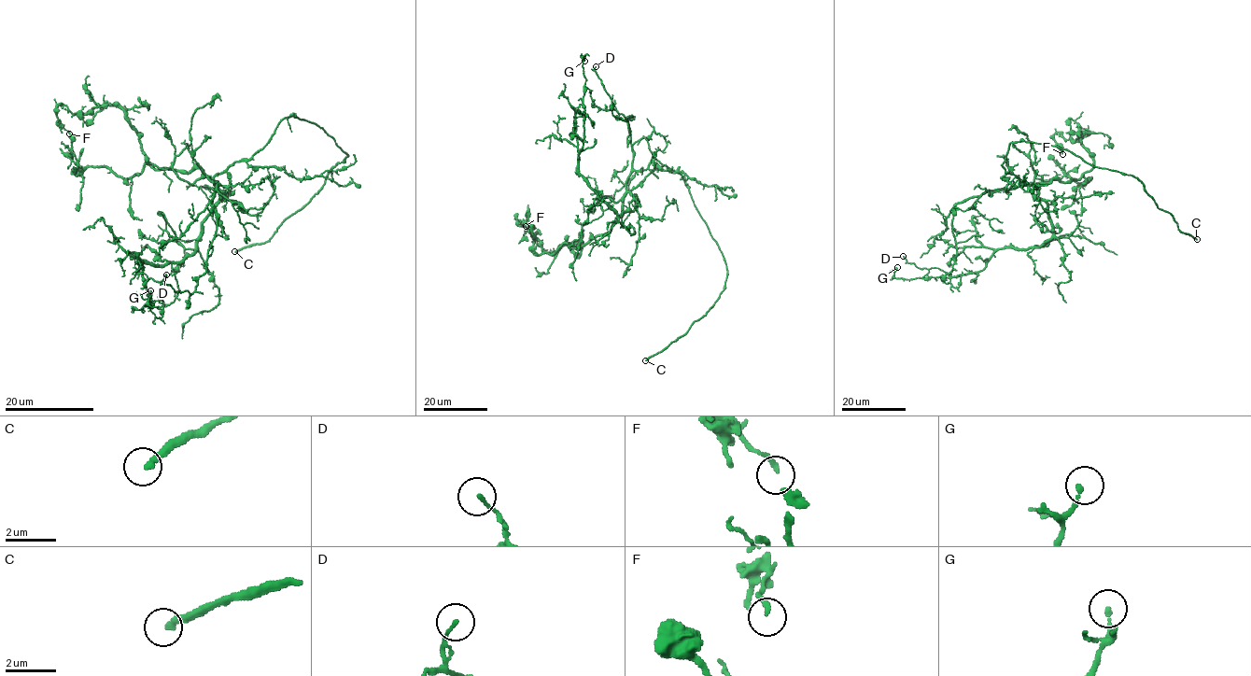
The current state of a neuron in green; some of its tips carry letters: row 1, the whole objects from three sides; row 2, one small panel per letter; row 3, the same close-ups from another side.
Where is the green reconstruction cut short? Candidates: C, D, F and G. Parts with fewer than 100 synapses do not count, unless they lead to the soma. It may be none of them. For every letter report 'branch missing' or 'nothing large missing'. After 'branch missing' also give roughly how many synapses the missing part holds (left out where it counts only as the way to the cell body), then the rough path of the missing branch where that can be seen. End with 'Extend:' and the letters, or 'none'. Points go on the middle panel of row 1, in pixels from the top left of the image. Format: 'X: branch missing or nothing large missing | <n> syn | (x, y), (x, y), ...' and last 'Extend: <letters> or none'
C: branch missing | (645, 360), (619, 393), (618, 409)
D: nothing large missing
F: nothing large missing
G: nothing large missing
Extend: C

